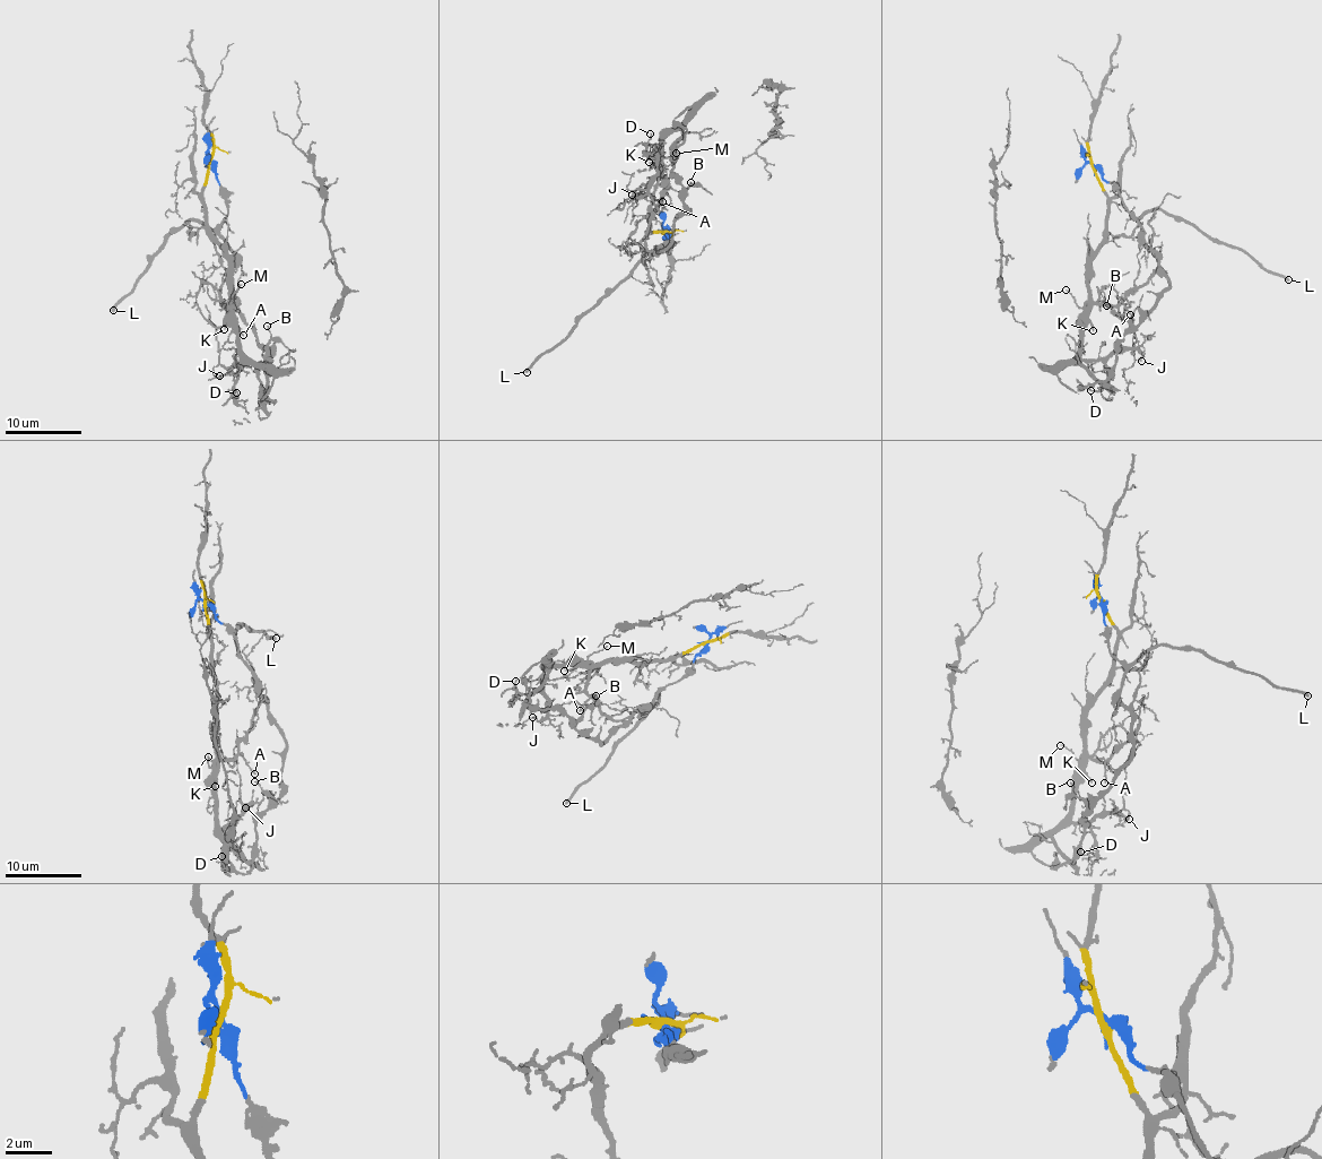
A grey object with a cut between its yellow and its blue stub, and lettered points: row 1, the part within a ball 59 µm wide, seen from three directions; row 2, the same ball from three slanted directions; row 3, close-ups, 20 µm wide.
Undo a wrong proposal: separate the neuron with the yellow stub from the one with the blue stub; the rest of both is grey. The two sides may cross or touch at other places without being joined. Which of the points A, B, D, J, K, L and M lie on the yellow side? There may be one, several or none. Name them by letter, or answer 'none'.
A, D, J, K, M

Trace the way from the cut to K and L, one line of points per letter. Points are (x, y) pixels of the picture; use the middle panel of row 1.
K: (664, 233), (650, 232), (648, 225), (649, 214), (664, 189), (655, 162), (649, 162)
L: (664, 233), (670, 241), (646, 252), (628, 276), (581, 317), (565, 342), (544, 354), (525, 372)

